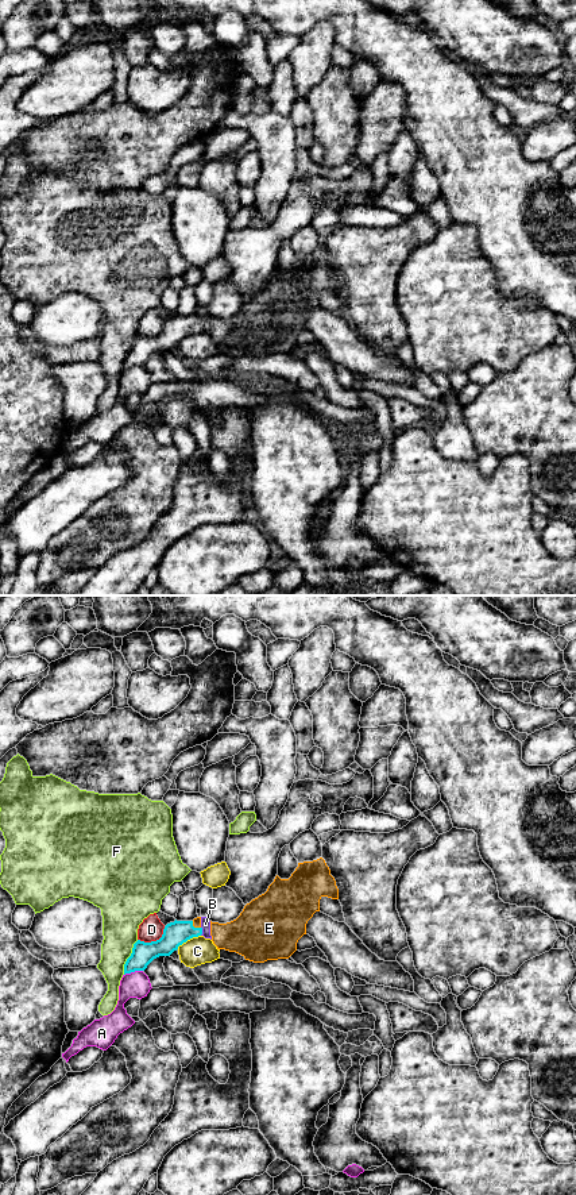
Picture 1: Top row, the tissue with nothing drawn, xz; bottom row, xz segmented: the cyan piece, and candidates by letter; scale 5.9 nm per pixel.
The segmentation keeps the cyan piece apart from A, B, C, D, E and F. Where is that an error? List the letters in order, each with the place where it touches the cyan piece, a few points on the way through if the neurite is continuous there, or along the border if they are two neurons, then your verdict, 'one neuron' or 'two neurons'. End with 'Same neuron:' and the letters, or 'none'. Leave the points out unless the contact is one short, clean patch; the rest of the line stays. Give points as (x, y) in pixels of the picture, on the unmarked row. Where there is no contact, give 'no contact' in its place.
A: contact xz (132, 366); two neurons
B: contact xz (201, 326); border xz (201, 322), (200, 330); two neurons
C: contact xz (188, 334); border xz (200, 330), (188, 334), (177, 343); two neurons
D: contact xz (154, 336); two neurons
E: contact xz (193, 322); way xz (176, 328), (193, 322), (197, 316); one neuron
F: contact xz (128, 353); two neurons
Same neuron: E

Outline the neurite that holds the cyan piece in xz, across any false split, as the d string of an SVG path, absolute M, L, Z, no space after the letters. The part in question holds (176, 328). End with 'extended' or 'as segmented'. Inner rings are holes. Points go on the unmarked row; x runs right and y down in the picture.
M201 312L193 316L175 315L167 319L159 335L151 338L138 335L134 339L132 348L124 359L124 370L135 366L144 366L154 354L170 351L179 340L201 329Z; extended

